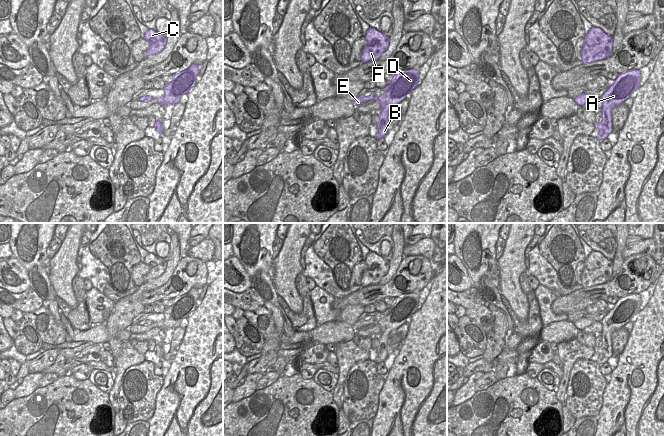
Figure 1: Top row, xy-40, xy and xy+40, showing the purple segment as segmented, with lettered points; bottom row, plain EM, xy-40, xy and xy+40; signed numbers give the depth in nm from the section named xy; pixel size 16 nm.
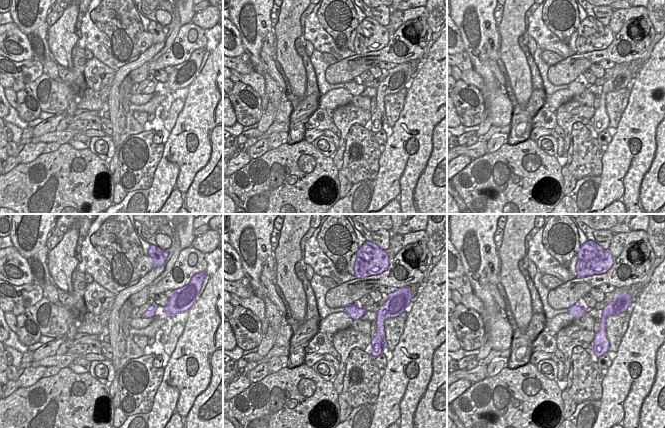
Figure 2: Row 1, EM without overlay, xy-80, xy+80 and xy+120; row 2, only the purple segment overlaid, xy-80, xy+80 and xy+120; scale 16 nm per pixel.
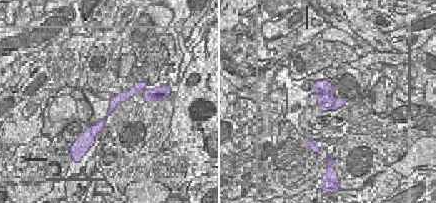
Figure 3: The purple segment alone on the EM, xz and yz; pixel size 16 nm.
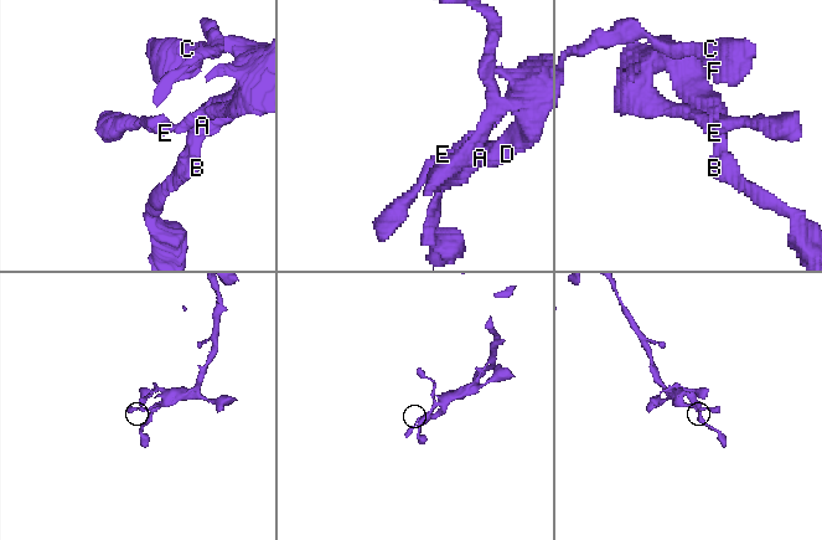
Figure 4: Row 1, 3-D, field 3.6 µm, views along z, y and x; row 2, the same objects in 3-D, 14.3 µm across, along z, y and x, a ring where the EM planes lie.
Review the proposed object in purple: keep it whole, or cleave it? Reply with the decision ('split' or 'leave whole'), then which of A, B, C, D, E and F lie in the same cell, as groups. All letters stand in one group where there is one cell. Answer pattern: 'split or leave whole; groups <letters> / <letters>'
leave whole; groups A B C D E F

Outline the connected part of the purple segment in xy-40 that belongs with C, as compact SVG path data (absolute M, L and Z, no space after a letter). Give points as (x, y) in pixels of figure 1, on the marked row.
M152 29L144 34L144 40L149 42L149 48L146 51L146 57L160 53L166 45L167 38L161 37L158 32Z

